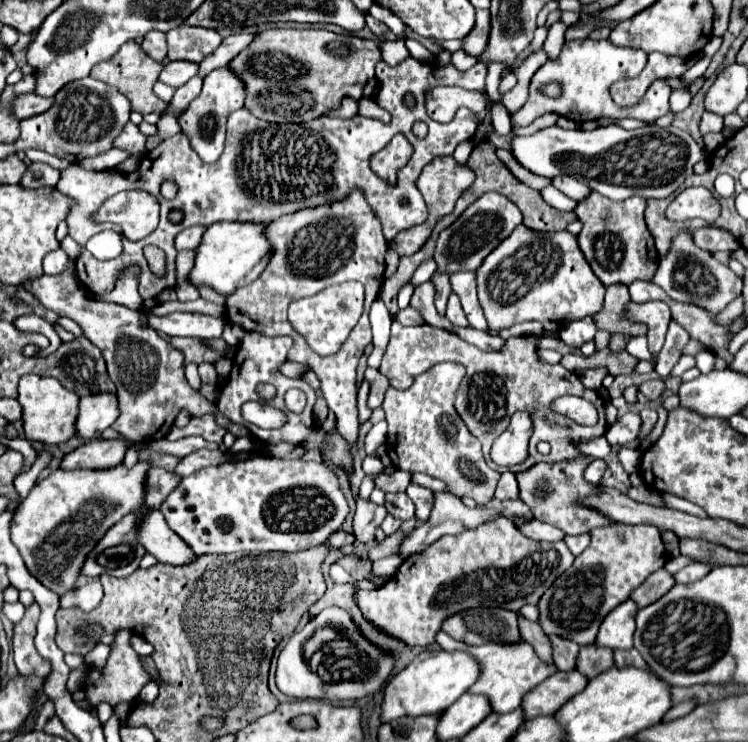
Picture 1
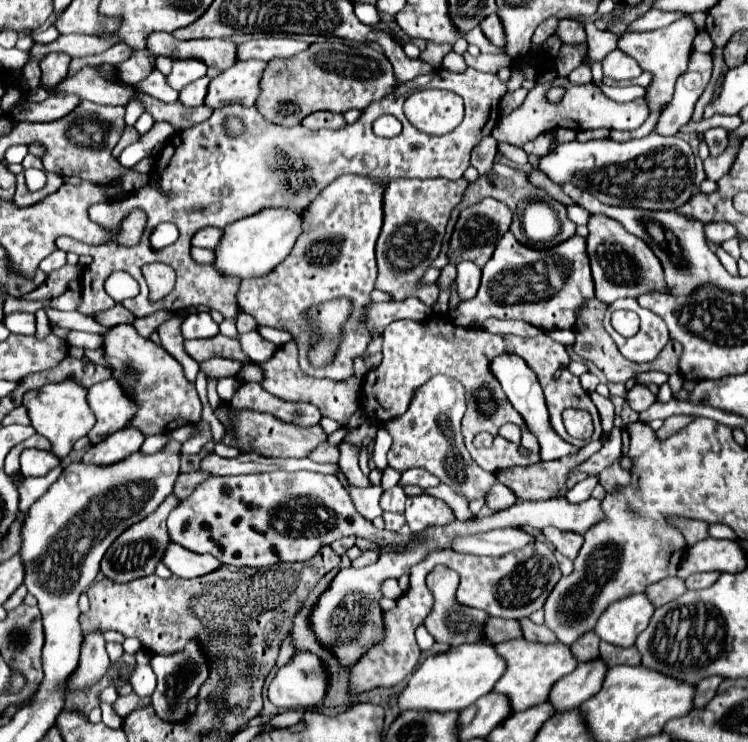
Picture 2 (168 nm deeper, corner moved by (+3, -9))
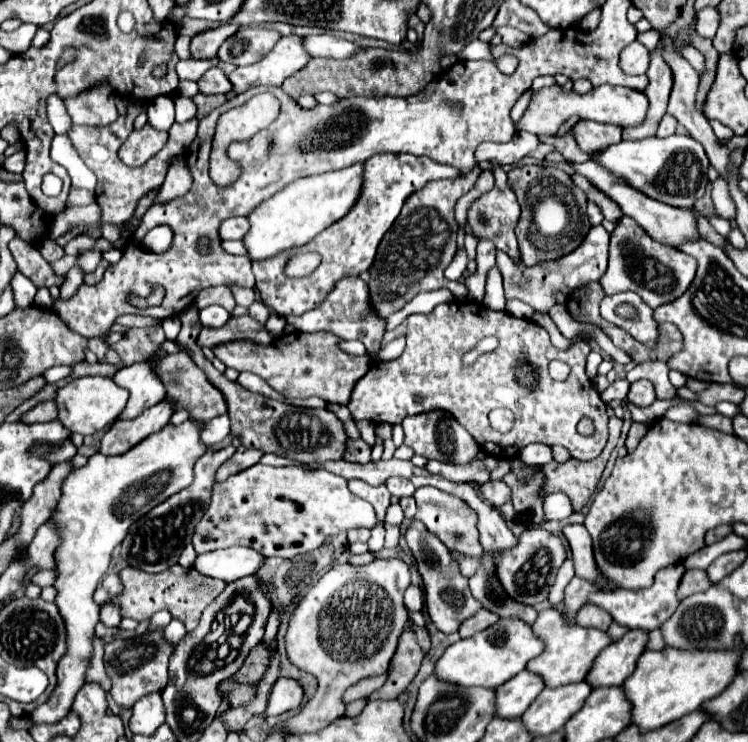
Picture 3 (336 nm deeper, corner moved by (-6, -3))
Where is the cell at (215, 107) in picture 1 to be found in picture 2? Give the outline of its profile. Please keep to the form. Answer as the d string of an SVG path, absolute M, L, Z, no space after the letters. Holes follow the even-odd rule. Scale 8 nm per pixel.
M247 59L219 73L217 77L211 79L205 105L209 105L211 109L219 109L227 103L253 105L257 95L261 93L259 83L265 67L267 67L265 61Z

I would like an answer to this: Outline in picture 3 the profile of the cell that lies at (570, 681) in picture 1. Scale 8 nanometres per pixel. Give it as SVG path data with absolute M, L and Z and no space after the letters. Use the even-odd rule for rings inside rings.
M628 631L622 639L610 643L598 653L584 681L594 689L622 685L626 677L634 671L634 663L644 651L644 645L646 633Z

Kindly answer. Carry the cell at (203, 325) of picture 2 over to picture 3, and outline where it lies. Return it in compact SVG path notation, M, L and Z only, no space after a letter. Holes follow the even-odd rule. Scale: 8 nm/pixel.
M210 305L200 311L200 321L204 327L212 327L212 329L222 327L228 319L230 319L230 313L218 305Z

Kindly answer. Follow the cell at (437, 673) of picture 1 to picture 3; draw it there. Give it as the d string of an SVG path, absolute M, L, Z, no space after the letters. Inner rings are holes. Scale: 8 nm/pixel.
M502 619L498 621L498 625L492 625L490 629L484 629L482 633L476 633L474 637L452 643L444 651L444 655L436 661L434 677L442 683L452 683L460 687L494 689L506 683L516 673L520 673L526 667L526 663L538 653L542 653L542 641L532 635L530 625L526 625L524 621Z

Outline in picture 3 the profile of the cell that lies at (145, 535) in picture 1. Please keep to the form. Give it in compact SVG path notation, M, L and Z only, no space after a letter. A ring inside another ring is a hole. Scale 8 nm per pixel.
M230 547L230 549L216 549L196 555L194 569L214 579L236 581L240 577L252 575L260 563L262 563L262 555L254 553L254 549Z

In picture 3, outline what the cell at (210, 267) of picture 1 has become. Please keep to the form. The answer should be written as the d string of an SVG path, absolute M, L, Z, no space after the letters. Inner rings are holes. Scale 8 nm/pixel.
M350 165L340 171L330 171L324 175L312 175L290 183L286 189L278 191L266 199L254 213L248 215L250 229L242 243L252 261L270 259L286 249L300 247L312 237L322 233L334 221L342 219L350 211L350 205L358 199L358 187L362 183L362 165Z

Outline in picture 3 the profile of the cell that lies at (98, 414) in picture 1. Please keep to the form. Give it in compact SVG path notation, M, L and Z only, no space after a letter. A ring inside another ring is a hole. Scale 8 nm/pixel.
M146 361L134 363L130 367L122 367L112 377L112 381L118 387L124 387L126 391L130 391L128 405L124 407L118 419L134 419L138 417L138 413L144 413L146 409L150 409L152 405L158 405L166 397L166 389L162 381Z

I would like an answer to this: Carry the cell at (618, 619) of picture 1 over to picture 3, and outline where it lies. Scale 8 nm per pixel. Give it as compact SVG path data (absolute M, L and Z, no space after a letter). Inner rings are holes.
M670 565L662 571L656 573L654 583L648 589L640 589L640 591L610 591L610 593L590 593L590 603L596 603L598 607L606 609L612 619L628 629L642 629L642 631L652 631L656 627L662 625L662 621L666 621L666 617L670 617L670 613L674 613L674 609L678 607L678 599L676 599L676 587L680 583L680 577L684 575L684 565Z

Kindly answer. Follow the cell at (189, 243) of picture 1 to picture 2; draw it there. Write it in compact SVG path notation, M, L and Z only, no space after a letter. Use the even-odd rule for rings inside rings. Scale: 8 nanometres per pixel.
M205 227L205 229L201 229L199 233L195 233L193 245L195 245L195 247L215 249L217 243L221 241L221 235L223 235L223 229L217 229L217 227Z

